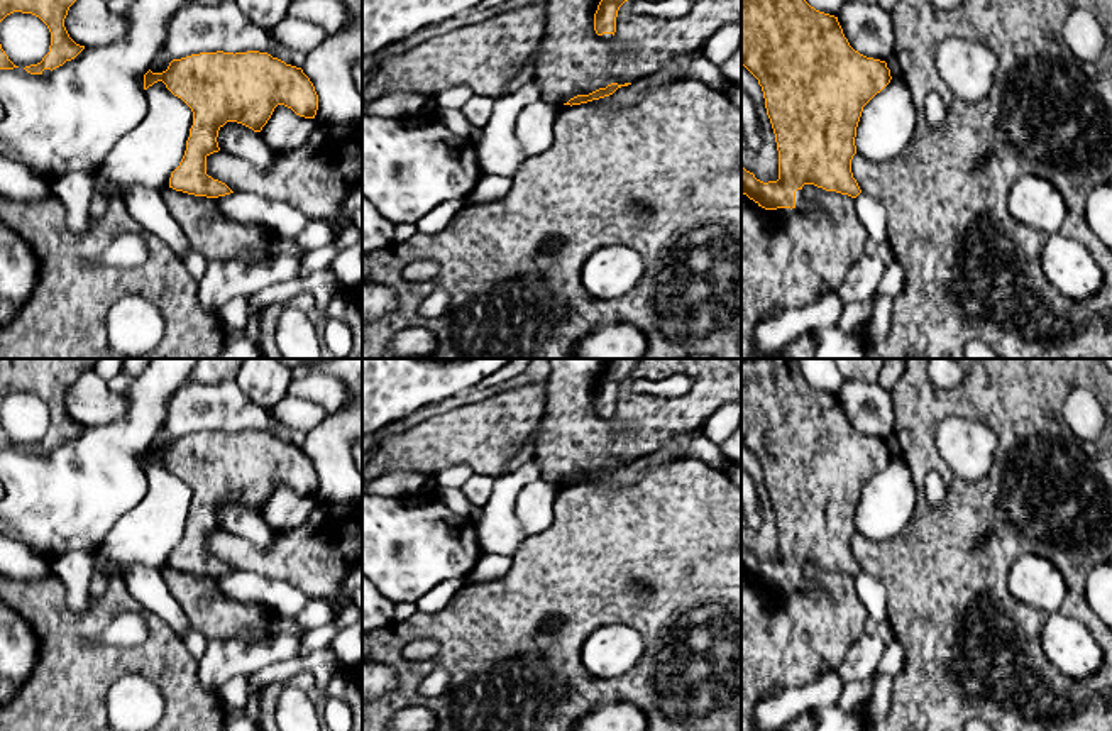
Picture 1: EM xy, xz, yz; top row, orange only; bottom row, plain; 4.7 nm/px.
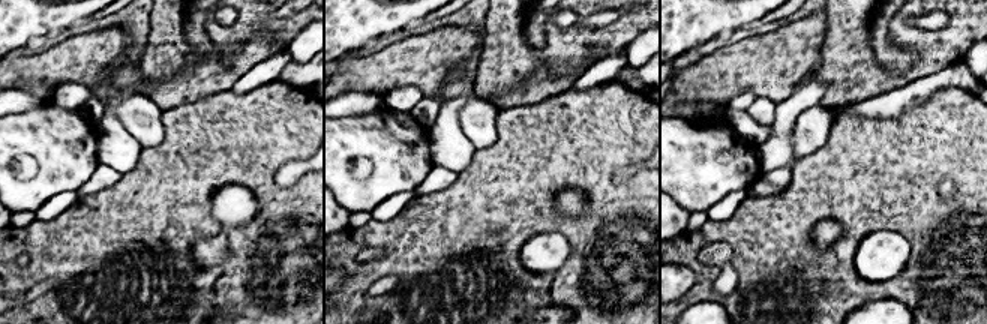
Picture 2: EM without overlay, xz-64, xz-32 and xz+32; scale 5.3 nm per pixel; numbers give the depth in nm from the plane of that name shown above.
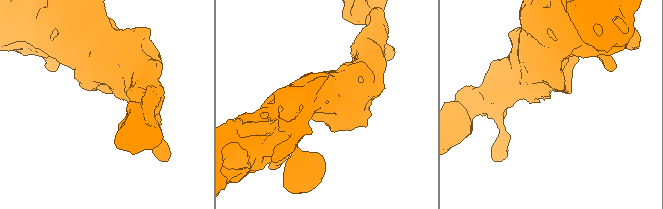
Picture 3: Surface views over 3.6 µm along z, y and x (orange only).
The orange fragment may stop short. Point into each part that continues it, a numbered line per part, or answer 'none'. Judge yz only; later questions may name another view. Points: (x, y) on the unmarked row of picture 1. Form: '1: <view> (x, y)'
1: yz (803, 584)

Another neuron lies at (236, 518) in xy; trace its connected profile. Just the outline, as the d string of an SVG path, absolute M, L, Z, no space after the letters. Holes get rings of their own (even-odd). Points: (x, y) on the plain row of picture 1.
M227 501L218 509L217 516L222 531L250 541L259 550L269 550L276 541L276 530L272 530L259 511L237 503Z

